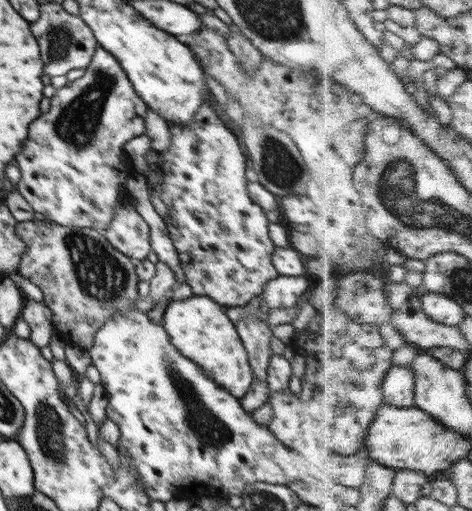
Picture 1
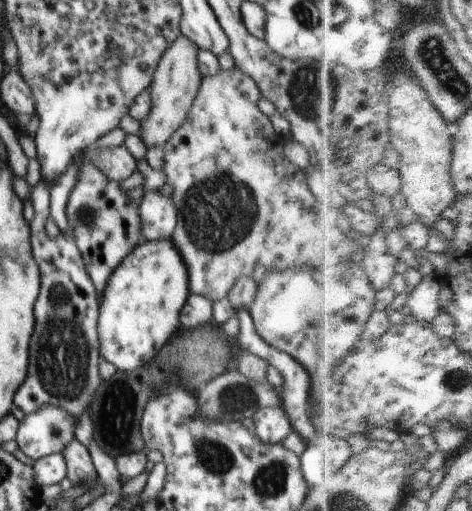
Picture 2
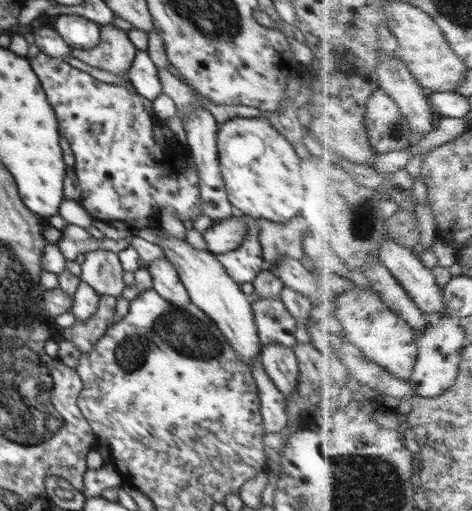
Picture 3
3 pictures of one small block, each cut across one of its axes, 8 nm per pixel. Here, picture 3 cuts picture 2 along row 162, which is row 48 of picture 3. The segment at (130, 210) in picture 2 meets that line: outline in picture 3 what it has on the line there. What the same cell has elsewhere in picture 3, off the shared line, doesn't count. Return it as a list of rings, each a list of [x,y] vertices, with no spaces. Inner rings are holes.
[[[60,15],[54,30],[73,48],[88,50],[97,47],[101,39],[99,25],[77,15]]]

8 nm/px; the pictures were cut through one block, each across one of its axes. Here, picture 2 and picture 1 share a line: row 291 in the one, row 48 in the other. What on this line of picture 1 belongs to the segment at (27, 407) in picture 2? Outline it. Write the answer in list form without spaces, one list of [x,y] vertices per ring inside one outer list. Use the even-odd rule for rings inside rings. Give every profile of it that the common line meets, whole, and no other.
[[[54,2],[39,6],[39,18],[30,24],[30,30],[40,44],[44,74],[48,76],[66,75],[70,70],[85,70],[92,61],[96,47],[99,46],[93,36],[93,31],[80,16],[69,14],[61,4]]]

